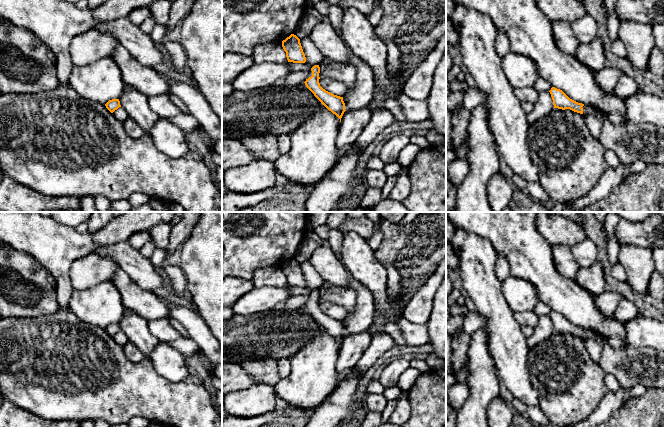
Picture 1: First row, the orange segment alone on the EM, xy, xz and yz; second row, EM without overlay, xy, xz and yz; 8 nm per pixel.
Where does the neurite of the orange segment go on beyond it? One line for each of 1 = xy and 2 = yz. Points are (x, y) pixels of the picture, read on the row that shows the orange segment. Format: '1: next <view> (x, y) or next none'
1: next none
2: next yz (631, 142)

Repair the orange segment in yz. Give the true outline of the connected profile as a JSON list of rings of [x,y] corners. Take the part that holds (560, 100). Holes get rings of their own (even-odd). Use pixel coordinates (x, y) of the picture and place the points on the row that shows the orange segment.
[[[552,87],[549,91],[554,108],[595,116],[602,125],[599,141],[605,149],[611,149],[620,163],[630,166],[642,161],[664,165],[664,128],[650,123],[627,122],[615,125],[596,108],[570,99],[562,90]]]

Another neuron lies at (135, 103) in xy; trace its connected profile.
[[[129,85],[124,87],[119,101],[129,118],[133,119],[146,133],[151,130],[152,126],[160,118],[151,110],[148,97]]]

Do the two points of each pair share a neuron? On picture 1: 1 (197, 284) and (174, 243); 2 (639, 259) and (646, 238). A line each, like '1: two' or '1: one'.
1: two
2: two

